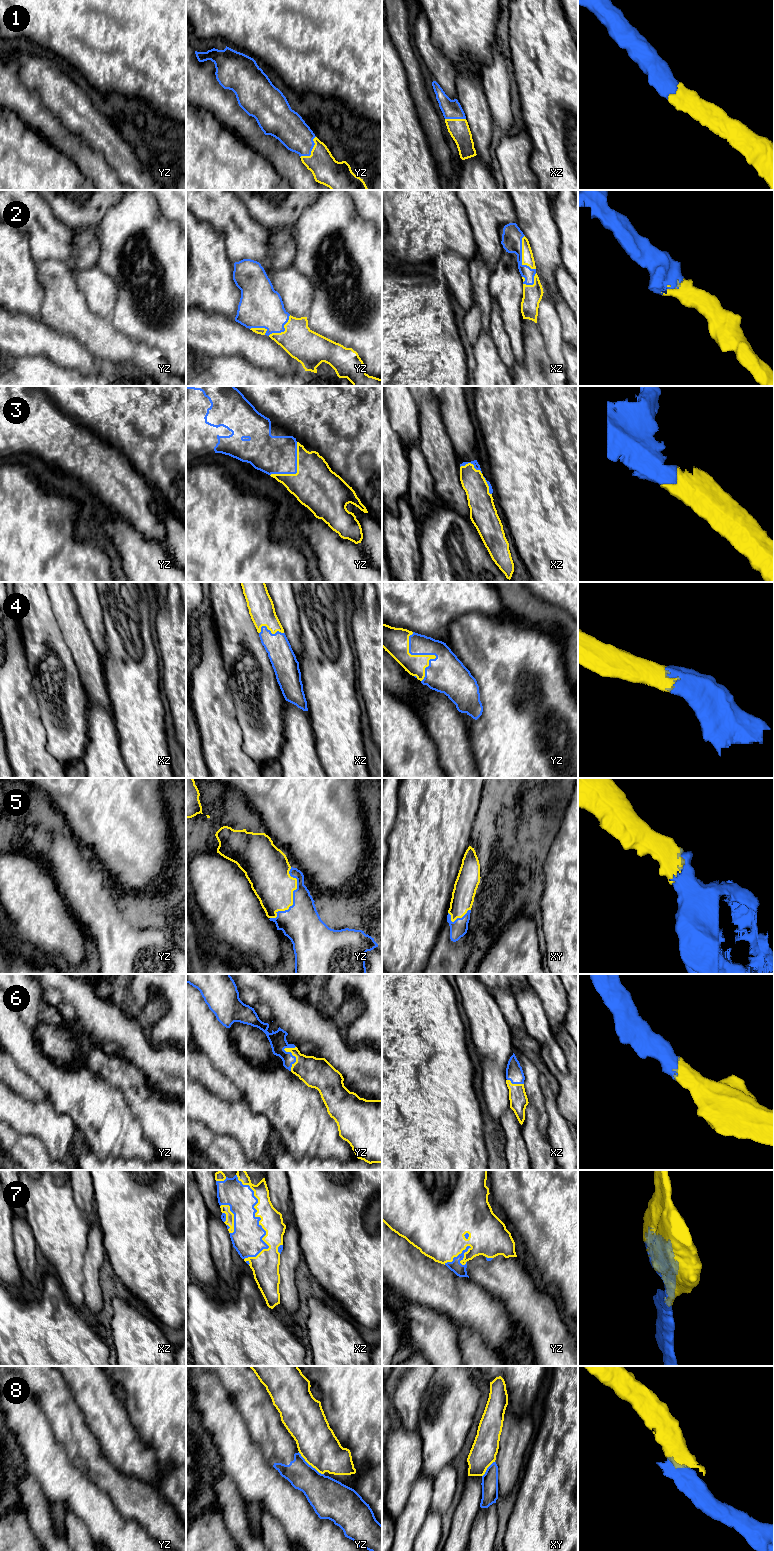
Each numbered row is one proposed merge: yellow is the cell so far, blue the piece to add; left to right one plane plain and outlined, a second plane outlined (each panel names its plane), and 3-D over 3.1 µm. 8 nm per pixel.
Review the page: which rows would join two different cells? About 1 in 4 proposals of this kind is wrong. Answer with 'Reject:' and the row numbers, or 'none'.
Reject: 8

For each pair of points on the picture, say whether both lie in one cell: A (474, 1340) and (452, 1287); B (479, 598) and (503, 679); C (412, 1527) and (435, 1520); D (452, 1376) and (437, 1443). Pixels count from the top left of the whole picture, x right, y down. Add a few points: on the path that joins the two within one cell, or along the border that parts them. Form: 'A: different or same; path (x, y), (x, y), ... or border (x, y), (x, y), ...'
A: different; border (453, 1321), (471, 1327), (485, 1345)
B: different; border (460, 617), (479, 613), (497, 621), (507, 620)
C: different; border (430, 1510), (413, 1540)
D: same; path (452, 1393), (443, 1426)

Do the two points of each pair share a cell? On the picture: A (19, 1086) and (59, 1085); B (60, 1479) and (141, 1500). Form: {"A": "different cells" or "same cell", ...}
{"A": "different cells", "B": "different cells"}

